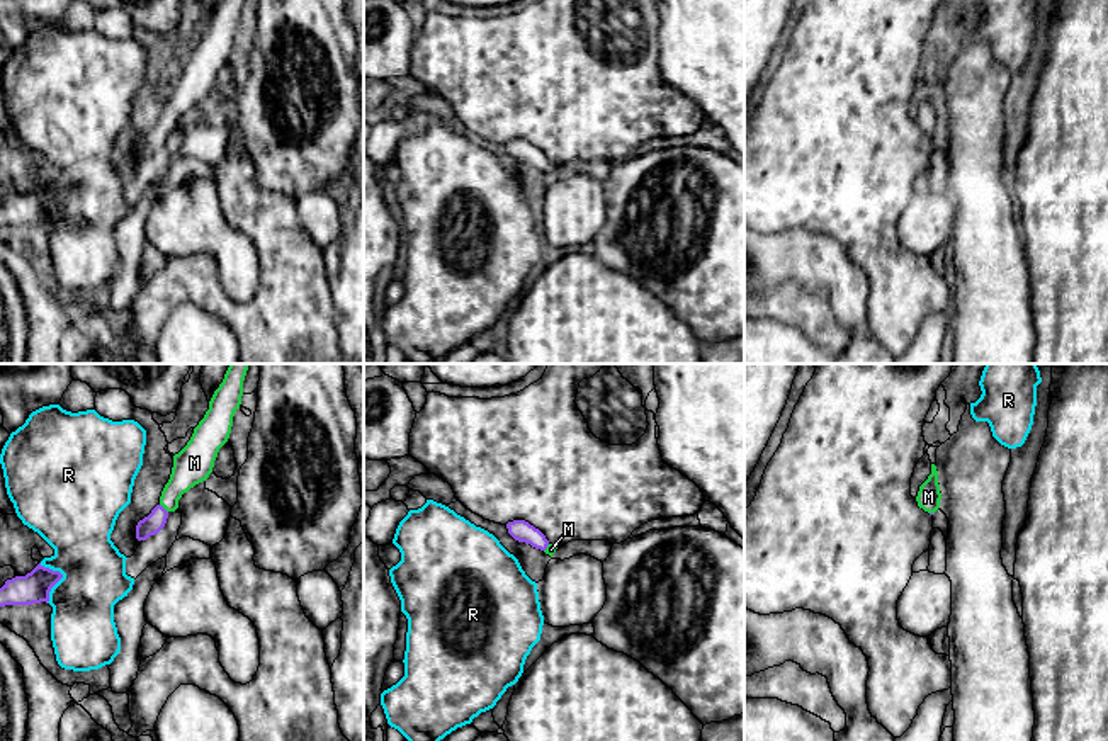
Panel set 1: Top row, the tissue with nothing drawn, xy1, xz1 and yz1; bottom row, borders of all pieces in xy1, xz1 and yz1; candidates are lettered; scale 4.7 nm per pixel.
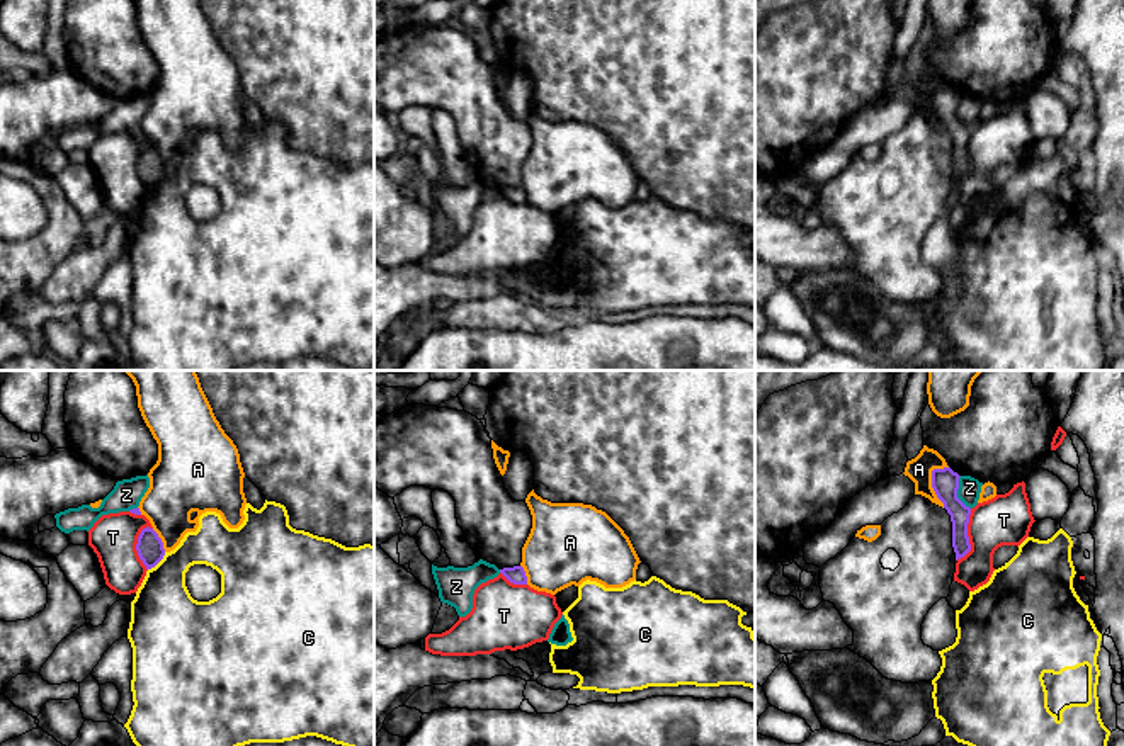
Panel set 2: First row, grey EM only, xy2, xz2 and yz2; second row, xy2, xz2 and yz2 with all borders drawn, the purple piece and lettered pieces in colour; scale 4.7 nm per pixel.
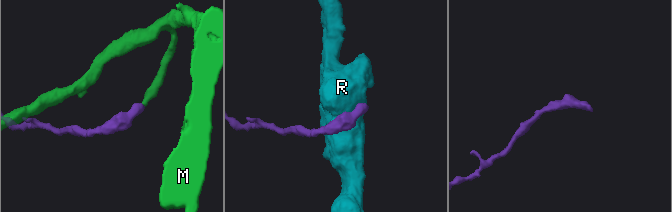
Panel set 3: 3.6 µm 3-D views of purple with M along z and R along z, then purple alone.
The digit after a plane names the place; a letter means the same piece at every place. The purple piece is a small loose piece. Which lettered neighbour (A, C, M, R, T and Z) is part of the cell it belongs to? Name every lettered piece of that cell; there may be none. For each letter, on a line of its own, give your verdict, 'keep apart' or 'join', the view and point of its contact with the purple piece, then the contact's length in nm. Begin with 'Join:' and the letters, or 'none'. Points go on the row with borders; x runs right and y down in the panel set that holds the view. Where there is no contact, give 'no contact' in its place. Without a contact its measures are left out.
Join: M
A: keep apart; contact yz2 (932, 481); length 200 nm
C: keep apart; contact xy2 (157, 563); length 120 nm
M: join; contact xy1 (163, 509); length 60 nm
R: keep apart; contact xy1 (62, 576); length 200 nm
T: keep apart; contact yz2 (966, 536); length 260 nm
Z: keep apart; contact yz2 (956, 493); length 170 nm

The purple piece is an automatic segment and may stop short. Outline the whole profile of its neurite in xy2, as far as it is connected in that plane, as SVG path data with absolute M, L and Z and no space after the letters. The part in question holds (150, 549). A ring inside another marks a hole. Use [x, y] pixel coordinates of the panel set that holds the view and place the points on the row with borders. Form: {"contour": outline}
{"contour": "M150 527L141 530L138 537L136 551L146 569L155 568L165 556L162 539Z"}

